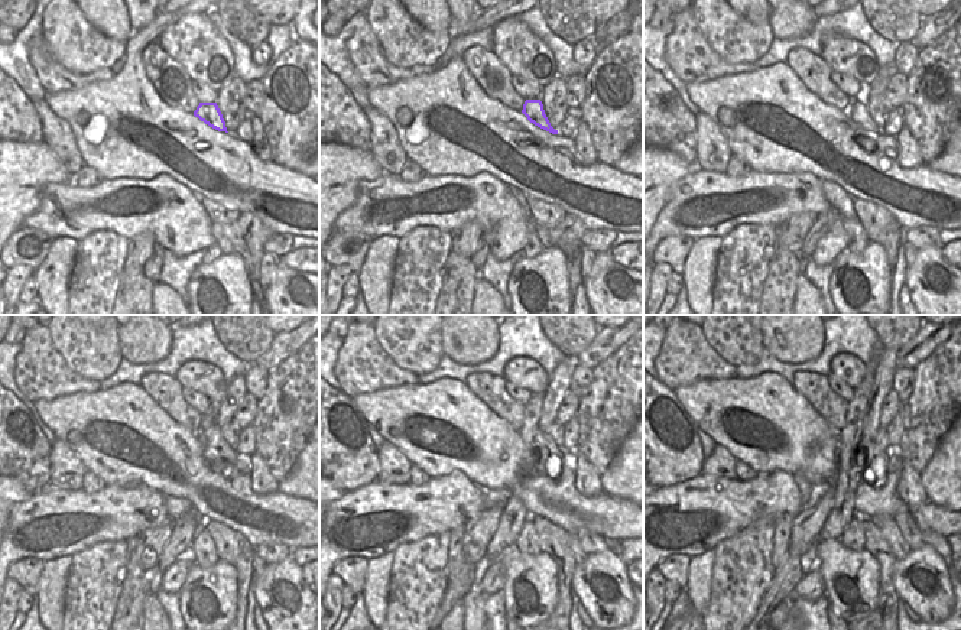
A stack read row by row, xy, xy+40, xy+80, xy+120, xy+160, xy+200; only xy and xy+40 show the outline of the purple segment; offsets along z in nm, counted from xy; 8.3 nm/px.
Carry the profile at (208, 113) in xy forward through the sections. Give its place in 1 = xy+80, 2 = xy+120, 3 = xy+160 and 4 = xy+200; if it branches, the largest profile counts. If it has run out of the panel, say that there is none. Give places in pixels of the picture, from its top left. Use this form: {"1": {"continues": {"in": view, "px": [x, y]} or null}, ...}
{"1": {"continues": {"in": "xy+80", "px": [857, 110]}}, "2": {"continues": {"in": "xy+120", "px": [213, 437]}}, "3": {"continues": {"in": "xy+160", "px": [554, 465]}}, "4": {"continues": {"in": "xy+200", "px": [876, 473]}}}

